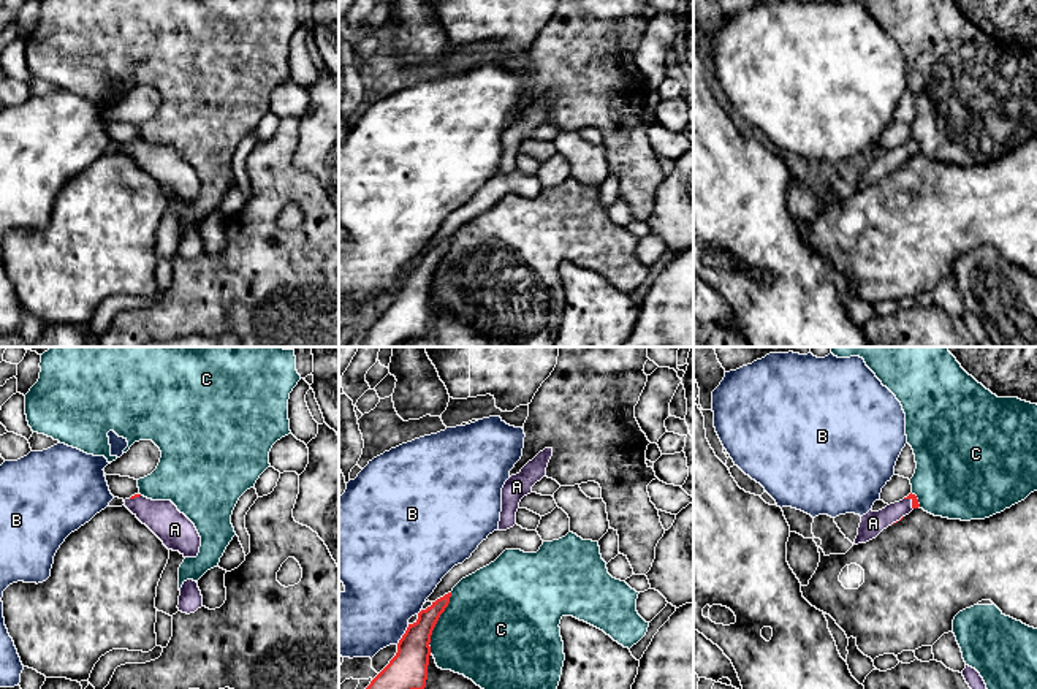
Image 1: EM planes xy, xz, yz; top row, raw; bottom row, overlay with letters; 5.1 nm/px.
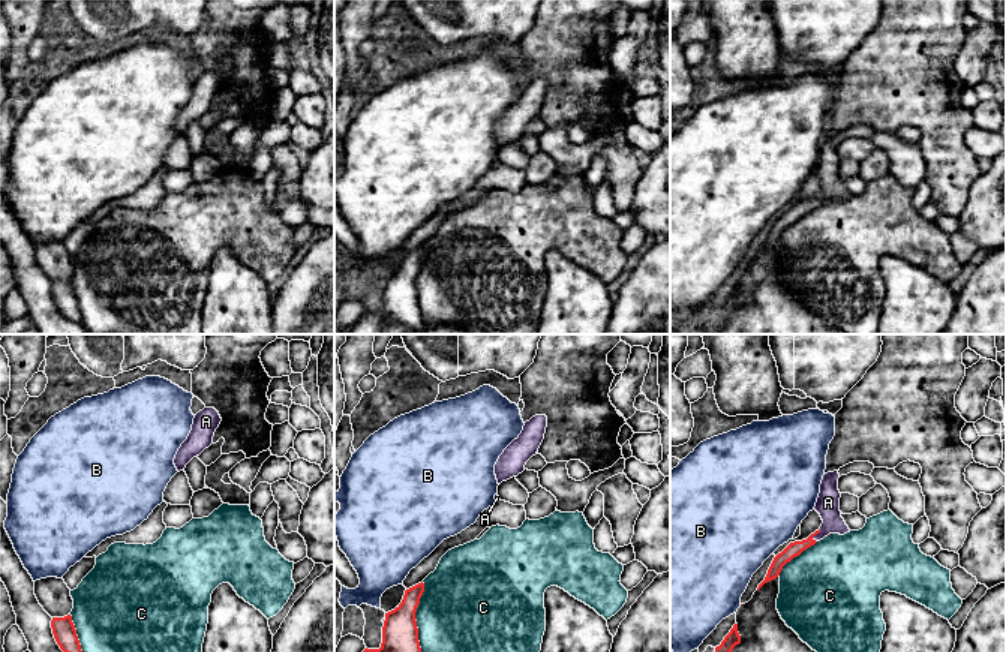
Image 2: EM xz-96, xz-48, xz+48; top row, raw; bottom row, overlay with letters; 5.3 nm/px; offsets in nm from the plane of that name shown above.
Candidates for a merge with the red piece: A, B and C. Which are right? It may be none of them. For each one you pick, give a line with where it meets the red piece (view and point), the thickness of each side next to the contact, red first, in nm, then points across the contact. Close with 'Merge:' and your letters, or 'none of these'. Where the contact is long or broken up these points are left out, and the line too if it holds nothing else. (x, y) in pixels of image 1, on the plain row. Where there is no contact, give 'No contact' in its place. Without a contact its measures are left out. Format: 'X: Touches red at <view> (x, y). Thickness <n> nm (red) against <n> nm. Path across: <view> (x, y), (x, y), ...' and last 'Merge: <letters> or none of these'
A: Touches red at yz (912, 148). Thickness 40 nm (red) against 120 nm. Path across: yz (915, 149), (912, 148), (873, 168)
Merge: A

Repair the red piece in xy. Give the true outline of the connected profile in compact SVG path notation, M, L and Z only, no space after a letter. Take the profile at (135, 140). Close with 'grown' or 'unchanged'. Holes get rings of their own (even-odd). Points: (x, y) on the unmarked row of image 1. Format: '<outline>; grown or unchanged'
M135 139L123 147L168 195L179 196L184 203L198 201L201 182L195 169L171 146L152 146Z; grown

